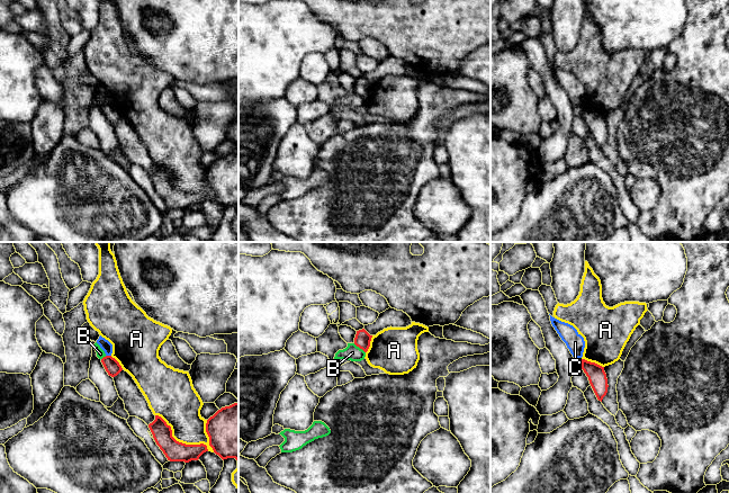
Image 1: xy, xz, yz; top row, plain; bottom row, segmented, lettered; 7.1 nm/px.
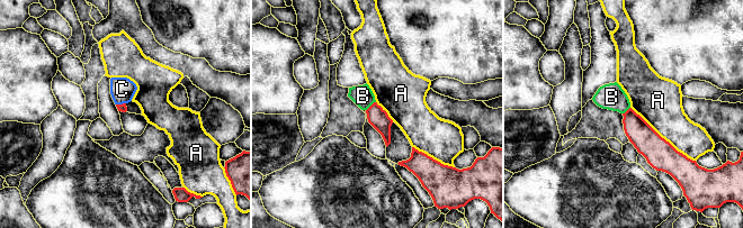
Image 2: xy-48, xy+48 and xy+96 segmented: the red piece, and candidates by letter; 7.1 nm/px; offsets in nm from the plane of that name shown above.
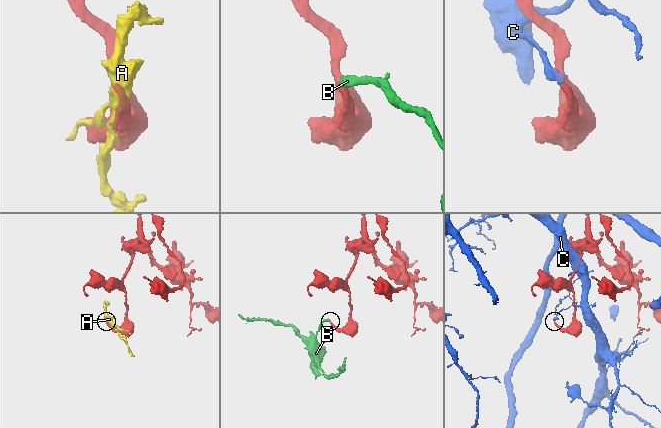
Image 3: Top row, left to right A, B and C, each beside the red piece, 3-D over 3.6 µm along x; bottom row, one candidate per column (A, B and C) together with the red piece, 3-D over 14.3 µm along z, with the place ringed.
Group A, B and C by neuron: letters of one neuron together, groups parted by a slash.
A / B / C

